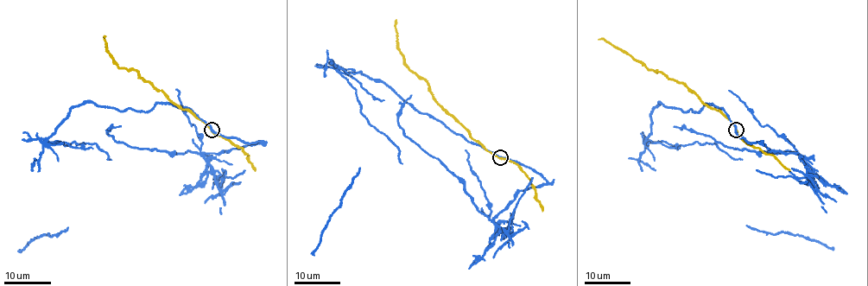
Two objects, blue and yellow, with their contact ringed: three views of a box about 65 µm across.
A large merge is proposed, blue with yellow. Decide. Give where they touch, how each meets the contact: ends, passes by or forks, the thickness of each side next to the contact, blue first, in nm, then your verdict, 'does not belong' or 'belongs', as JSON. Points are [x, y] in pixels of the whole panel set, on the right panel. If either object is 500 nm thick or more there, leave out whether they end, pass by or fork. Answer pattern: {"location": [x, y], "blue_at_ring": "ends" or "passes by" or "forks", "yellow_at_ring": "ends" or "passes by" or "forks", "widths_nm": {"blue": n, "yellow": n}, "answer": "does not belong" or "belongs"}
{"location": [736, 130], "blue_at_ring": "passes by", "yellow_at_ring": "passes by", "widths_nm": {"blue": 300, "yellow": 240}, "answer": "does not belong"}

